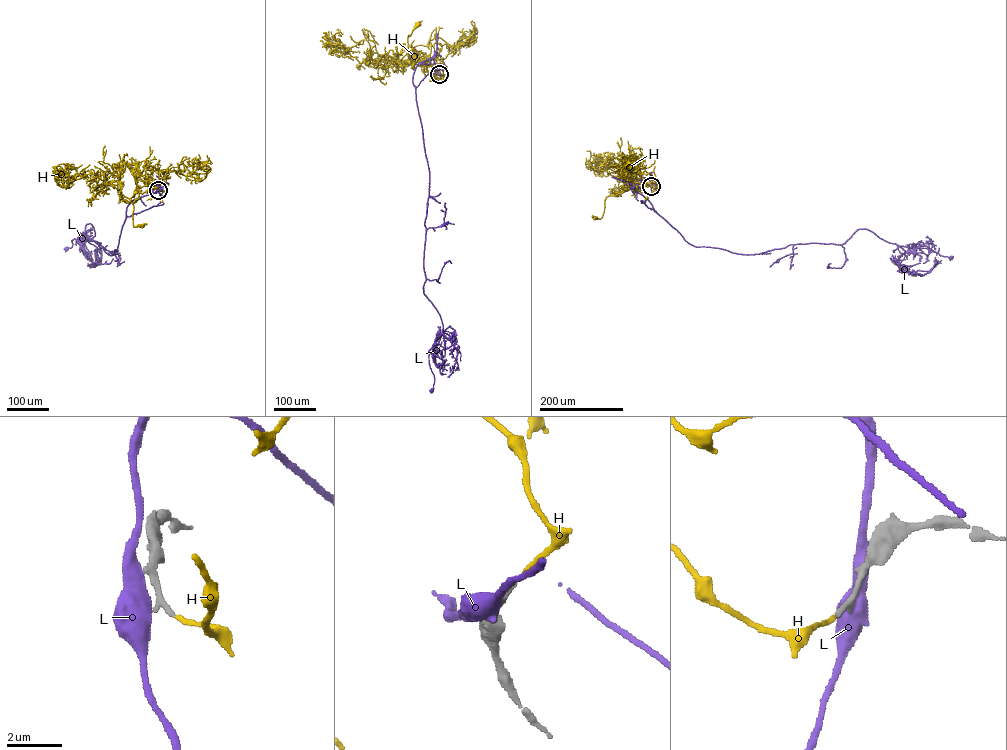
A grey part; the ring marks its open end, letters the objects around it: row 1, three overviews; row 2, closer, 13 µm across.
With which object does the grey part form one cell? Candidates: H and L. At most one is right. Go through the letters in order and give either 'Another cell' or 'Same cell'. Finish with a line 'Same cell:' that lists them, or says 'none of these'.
H: Same cell
L: Another cell
Same cell: H

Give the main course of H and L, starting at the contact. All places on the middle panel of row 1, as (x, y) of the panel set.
H: (439, 74), (430, 66), (417, 65), (415, 57), (411, 61), (408, 54), (407, 37), (417, 24)
L: (439, 74), (429, 59), (418, 64), (412, 79), (429, 173), (423, 292), (442, 325), (428, 350), (431, 390)

